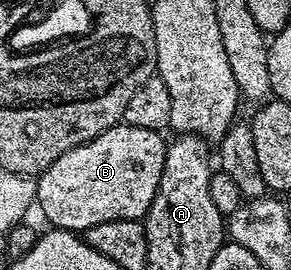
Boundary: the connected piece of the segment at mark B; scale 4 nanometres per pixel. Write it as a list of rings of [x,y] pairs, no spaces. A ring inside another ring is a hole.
[[[117,125],[106,129],[88,143],[62,153],[62,157],[58,157],[58,161],[54,161],[54,165],[50,165],[50,169],[43,171],[35,180],[35,202],[38,209],[40,207],[41,213],[52,222],[49,224],[53,228],[77,233],[86,232],[94,225],[102,225],[102,221],[143,220],[162,181],[162,165],[166,150],[166,139],[162,136],[164,135],[160,131]]]

